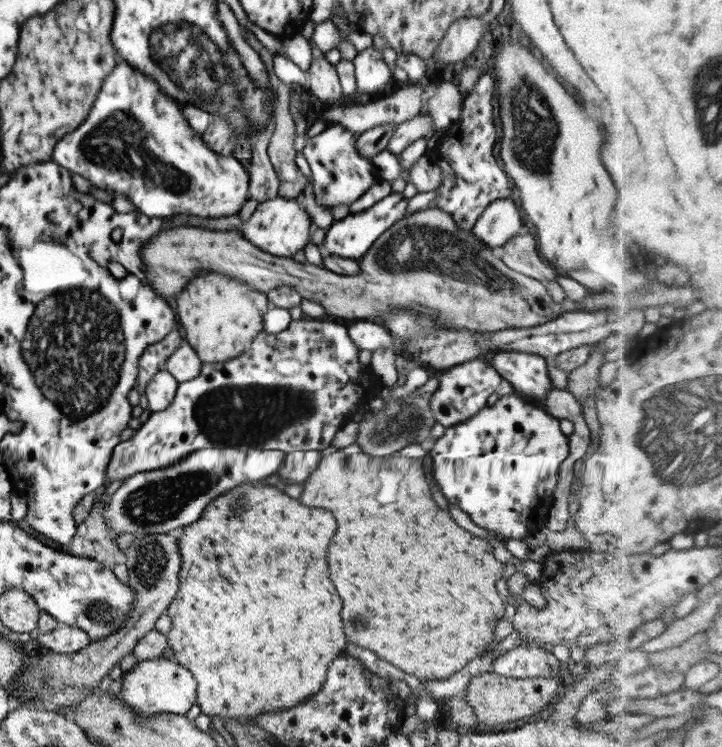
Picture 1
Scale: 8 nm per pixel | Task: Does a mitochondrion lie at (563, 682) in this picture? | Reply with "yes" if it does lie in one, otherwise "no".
no

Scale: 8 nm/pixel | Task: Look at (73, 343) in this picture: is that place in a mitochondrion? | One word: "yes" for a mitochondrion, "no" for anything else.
yes

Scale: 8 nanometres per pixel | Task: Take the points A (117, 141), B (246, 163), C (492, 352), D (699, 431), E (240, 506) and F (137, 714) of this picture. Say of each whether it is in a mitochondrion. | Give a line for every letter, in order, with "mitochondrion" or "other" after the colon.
A: mitochondrion
B: other
C: other
D: mitochondrion
E: mitochondrion
F: other

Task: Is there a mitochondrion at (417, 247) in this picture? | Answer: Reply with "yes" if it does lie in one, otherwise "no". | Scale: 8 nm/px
yes

